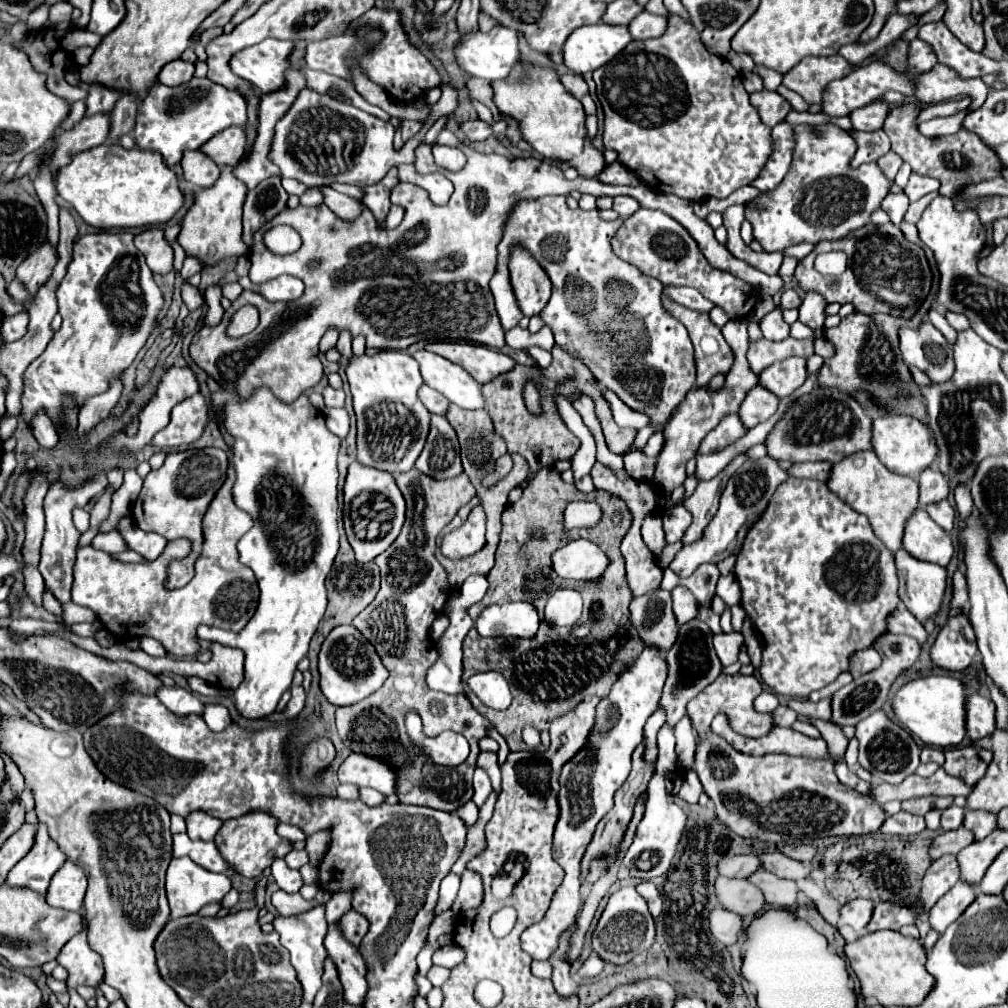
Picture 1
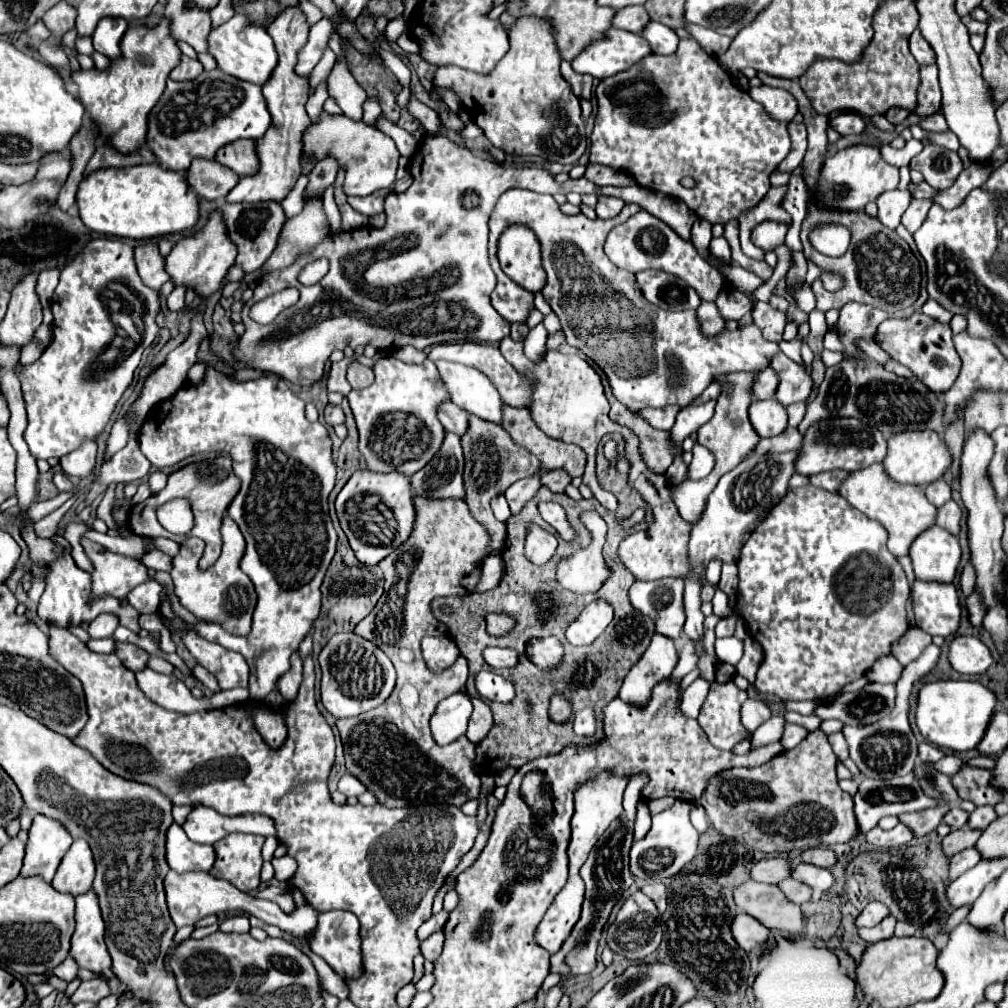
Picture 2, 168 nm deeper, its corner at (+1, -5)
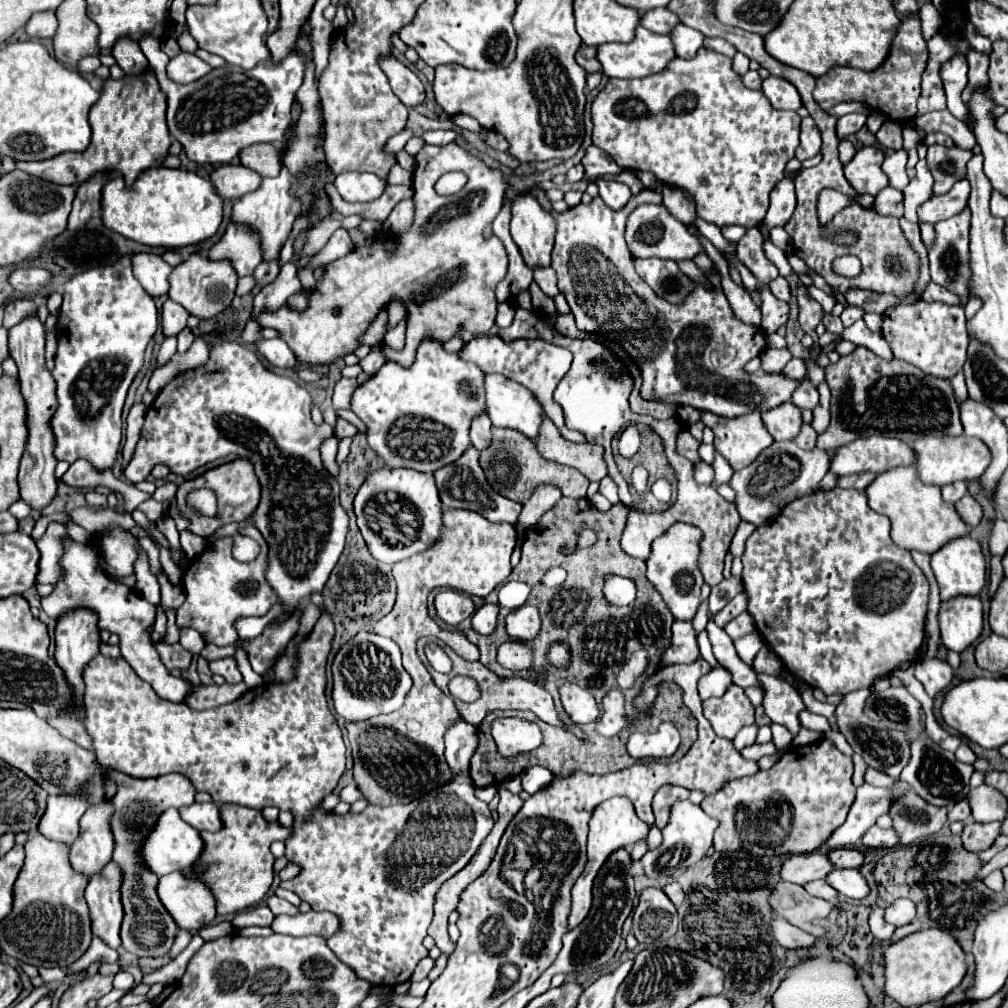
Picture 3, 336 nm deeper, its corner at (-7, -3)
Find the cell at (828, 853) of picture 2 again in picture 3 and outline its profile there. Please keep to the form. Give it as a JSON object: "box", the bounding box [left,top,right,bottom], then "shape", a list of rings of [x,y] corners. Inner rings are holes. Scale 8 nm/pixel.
{"box":[828,847,864,867],"shape":[[[842,847],[828,853],[830,861],[834,861],[836,867],[862,867],[864,853],[854,847]]]}

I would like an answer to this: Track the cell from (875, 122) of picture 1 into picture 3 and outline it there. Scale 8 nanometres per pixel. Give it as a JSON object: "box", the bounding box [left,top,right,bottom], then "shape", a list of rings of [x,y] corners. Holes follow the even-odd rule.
{"box":[836,113,866,139],"shape":[[[852,113],[852,115],[840,117],[838,123],[836,123],[838,139],[846,139],[848,135],[860,131],[864,127],[864,123],[866,123],[866,115],[862,115],[862,113]]]}

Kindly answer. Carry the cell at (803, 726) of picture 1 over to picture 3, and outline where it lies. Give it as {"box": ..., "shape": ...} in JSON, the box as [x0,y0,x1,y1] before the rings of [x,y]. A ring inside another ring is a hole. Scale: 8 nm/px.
{"box":[770,723,792,749],"shape":[[[770,723],[770,729],[772,729],[772,741],[774,741],[774,745],[776,747],[780,747],[780,749],[784,749],[788,743],[792,743],[792,735],[790,735],[790,731],[786,729],[786,727],[782,727],[782,725],[776,725],[776,723]]]}

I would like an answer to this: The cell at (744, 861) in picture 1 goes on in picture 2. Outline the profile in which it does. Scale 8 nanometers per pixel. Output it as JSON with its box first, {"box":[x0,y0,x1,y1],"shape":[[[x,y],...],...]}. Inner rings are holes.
{"box":[750,857,792,883],"shape":[[[780,857],[760,859],[750,867],[750,877],[758,883],[778,883],[790,877],[790,867],[792,863],[788,859],[780,859]]]}

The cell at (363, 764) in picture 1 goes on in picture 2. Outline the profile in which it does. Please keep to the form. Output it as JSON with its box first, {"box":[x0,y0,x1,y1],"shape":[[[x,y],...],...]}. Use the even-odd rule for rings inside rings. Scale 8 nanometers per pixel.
{"box":[338,773,366,797],"shape":[[[346,773],[340,781],[338,781],[338,791],[340,793],[344,793],[344,795],[354,795],[354,797],[358,797],[358,795],[362,795],[362,793],[366,793],[366,785],[360,781],[360,779],[356,779],[352,773]]]}

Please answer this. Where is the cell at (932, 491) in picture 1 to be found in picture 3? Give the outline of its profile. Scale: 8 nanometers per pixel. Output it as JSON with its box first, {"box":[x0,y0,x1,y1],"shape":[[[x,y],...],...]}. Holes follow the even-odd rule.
{"box":[942,481,968,503],"shape":[[[964,481],[950,483],[950,485],[942,487],[942,497],[944,497],[944,501],[948,501],[948,503],[956,503],[956,501],[962,499],[966,493],[968,493],[968,483],[964,483]]]}

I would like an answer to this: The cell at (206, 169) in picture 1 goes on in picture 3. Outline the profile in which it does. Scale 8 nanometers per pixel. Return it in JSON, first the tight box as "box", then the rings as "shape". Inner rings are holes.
{"box":[210,165,262,199],"shape":[[[220,165],[210,173],[212,185],[224,199],[240,199],[260,187],[262,177],[244,165]]]}

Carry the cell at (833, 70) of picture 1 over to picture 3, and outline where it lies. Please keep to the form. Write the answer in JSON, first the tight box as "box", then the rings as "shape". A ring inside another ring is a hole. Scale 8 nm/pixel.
{"box":[814,17,928,121],"shape":[[[902,17],[898,35],[892,43],[892,51],[884,65],[880,65],[876,71],[870,71],[870,73],[860,69],[830,69],[826,77],[816,79],[814,99],[822,109],[830,109],[832,105],[838,105],[842,101],[858,101],[872,107],[874,111],[884,113],[892,121],[914,119],[916,103],[920,97],[920,81],[926,69],[926,63],[928,63],[928,51],[920,31],[920,19]]]}

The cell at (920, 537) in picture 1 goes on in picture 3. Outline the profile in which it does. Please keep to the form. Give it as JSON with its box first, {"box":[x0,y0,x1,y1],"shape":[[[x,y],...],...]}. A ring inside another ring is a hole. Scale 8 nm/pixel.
{"box":[932,537,986,601],"shape":[[[960,537],[958,541],[950,541],[950,545],[936,551],[932,555],[932,569],[940,585],[942,601],[948,601],[960,595],[978,597],[986,587],[986,559],[980,549],[980,543],[974,541],[972,537]]]}

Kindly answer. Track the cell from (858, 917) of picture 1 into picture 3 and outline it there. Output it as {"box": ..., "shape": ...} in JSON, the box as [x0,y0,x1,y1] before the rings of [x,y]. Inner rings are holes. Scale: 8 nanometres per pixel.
{"box":[886,899,916,927],"shape":[[[898,899],[894,905],[886,909],[886,921],[894,927],[908,925],[916,919],[916,905],[910,899]]]}

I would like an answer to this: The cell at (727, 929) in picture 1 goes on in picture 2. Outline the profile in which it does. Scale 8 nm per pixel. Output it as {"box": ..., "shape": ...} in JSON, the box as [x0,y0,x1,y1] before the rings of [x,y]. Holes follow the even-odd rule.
{"box":[730,913,768,951],"shape":[[[738,913],[732,919],[730,933],[742,951],[760,947],[768,937],[768,929],[762,927],[762,923],[758,923],[754,917],[750,917],[746,913]]]}

